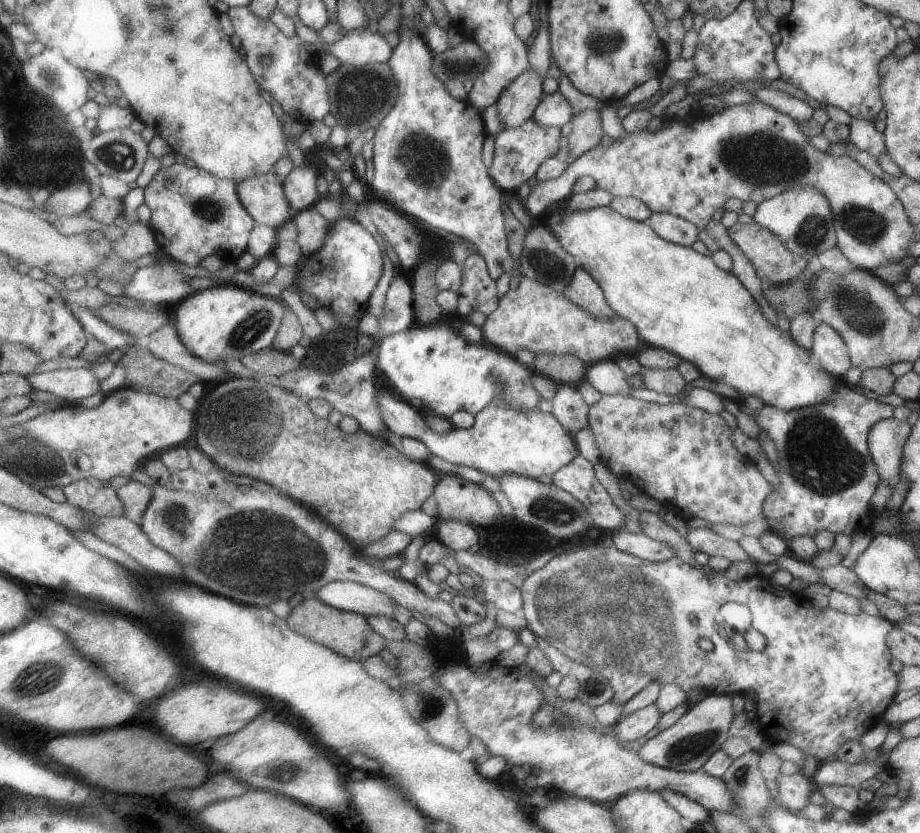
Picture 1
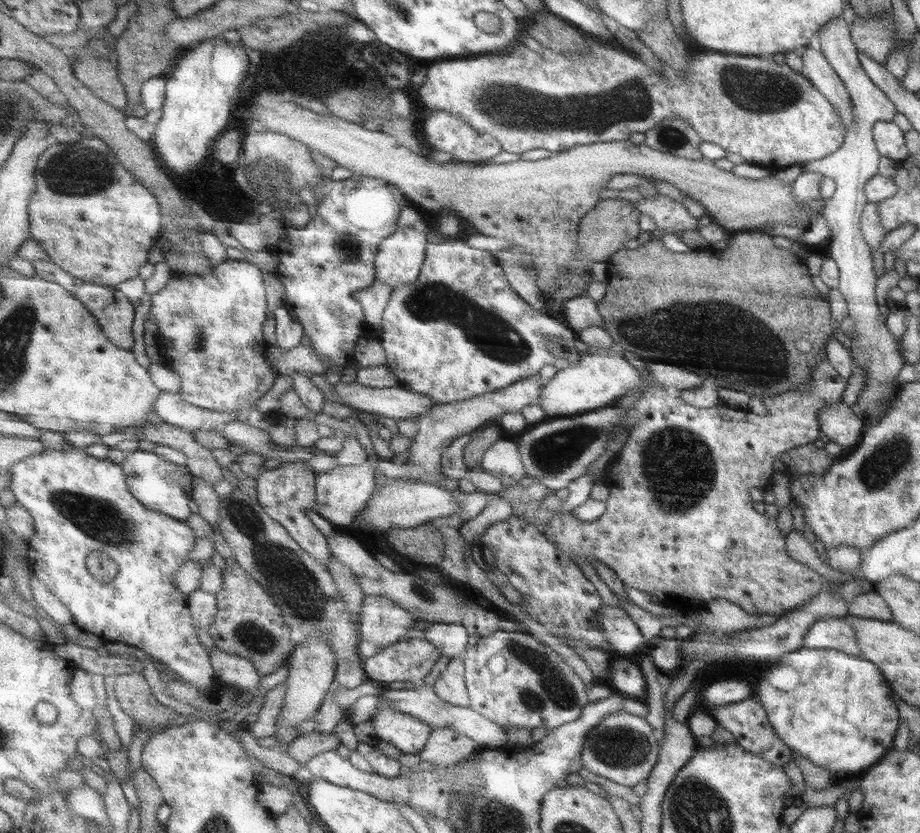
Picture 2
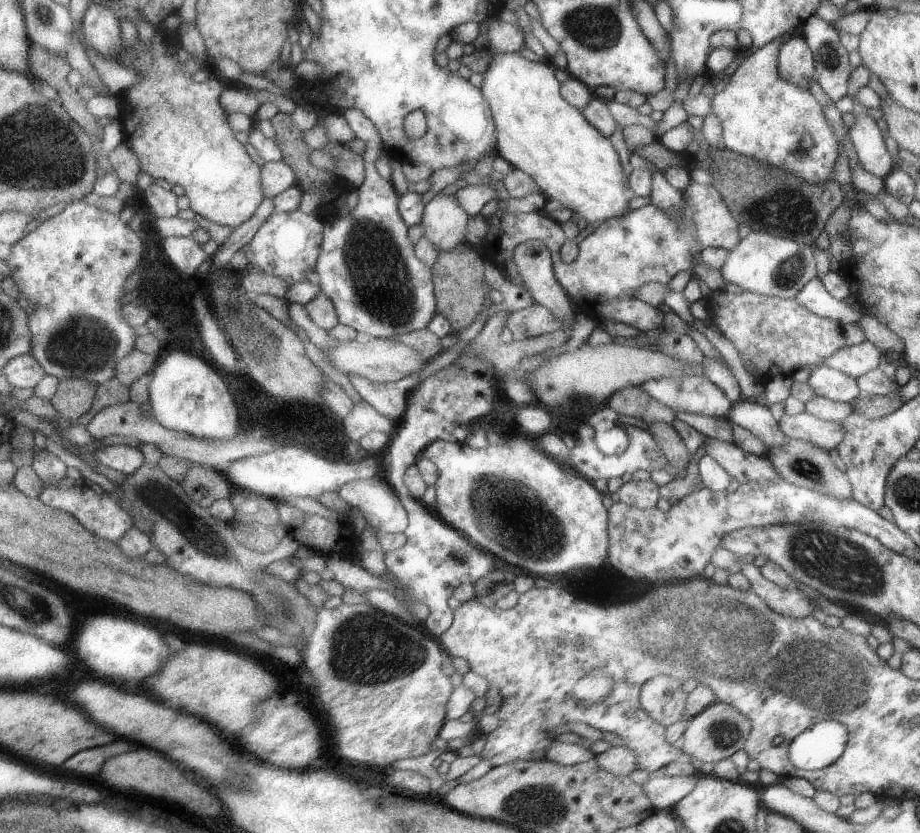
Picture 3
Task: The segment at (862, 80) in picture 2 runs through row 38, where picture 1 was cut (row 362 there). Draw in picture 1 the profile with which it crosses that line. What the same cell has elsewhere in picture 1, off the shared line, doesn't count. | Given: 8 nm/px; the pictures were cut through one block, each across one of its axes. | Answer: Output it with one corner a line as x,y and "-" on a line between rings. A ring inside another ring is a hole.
818,323
811,352
817,365
834,376
845,375
853,366
846,341
829,324

